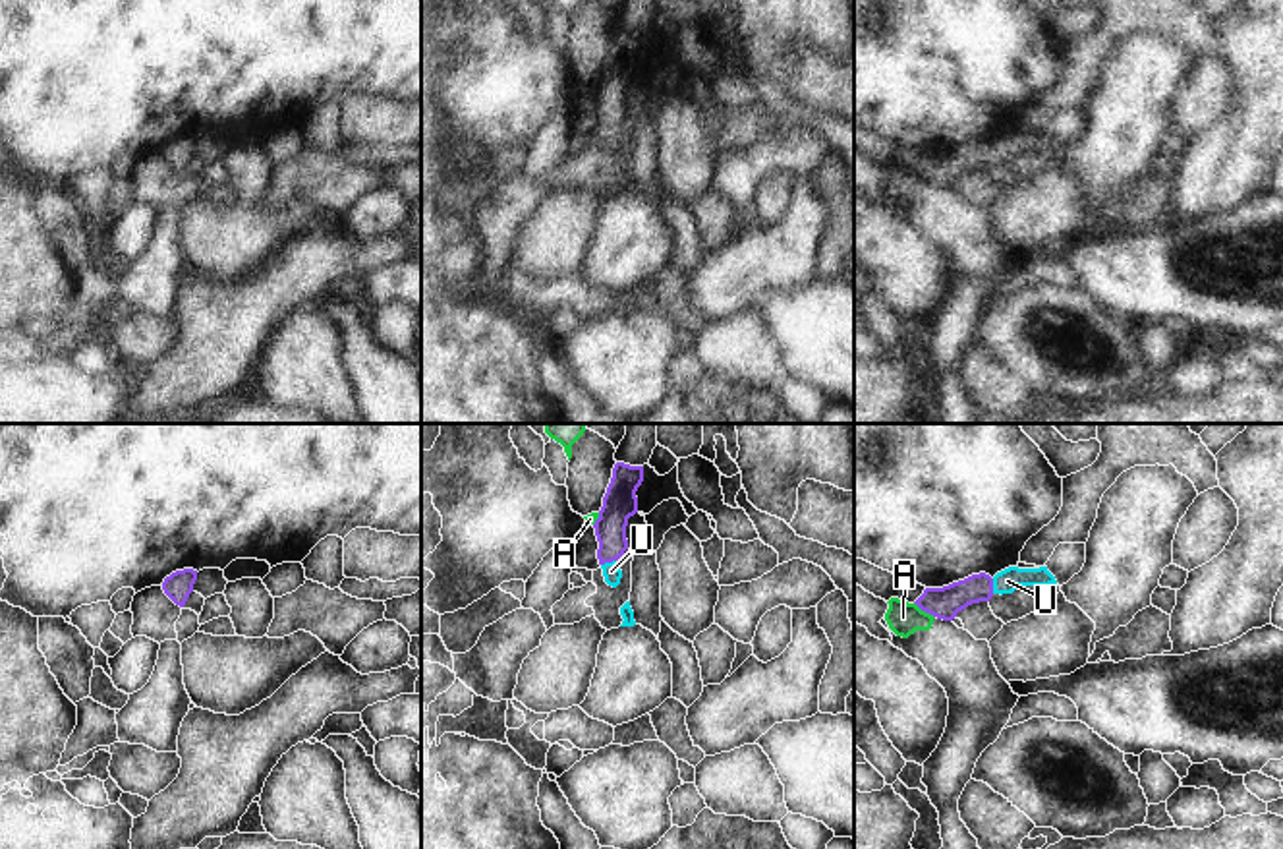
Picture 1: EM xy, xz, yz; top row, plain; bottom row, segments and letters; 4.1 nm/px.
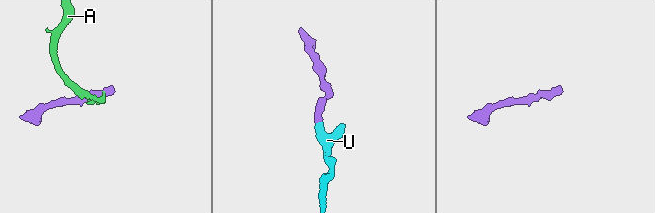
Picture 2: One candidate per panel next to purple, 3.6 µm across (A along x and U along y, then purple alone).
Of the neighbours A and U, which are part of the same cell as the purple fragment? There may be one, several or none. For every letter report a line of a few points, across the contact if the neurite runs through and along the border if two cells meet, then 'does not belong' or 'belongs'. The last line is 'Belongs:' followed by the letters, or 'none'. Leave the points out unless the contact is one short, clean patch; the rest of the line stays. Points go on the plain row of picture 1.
A: line yz (914, 169), (934, 184); does not belong
U: line xz (619, 70), (611, 89), (607, 128), (611, 138); belongs
Belongs: U

